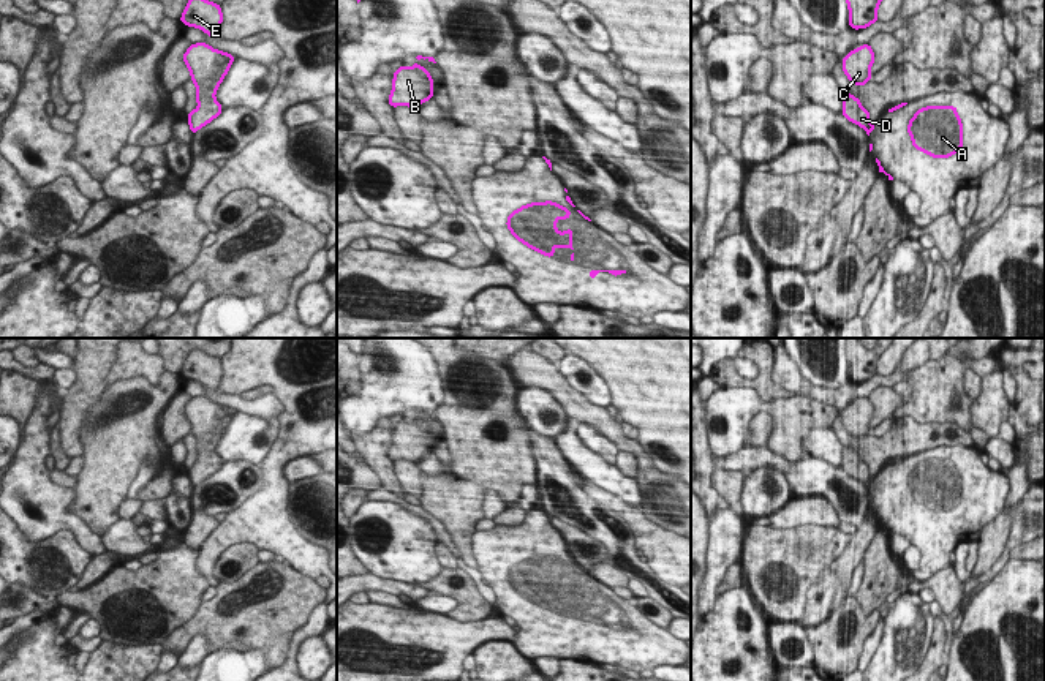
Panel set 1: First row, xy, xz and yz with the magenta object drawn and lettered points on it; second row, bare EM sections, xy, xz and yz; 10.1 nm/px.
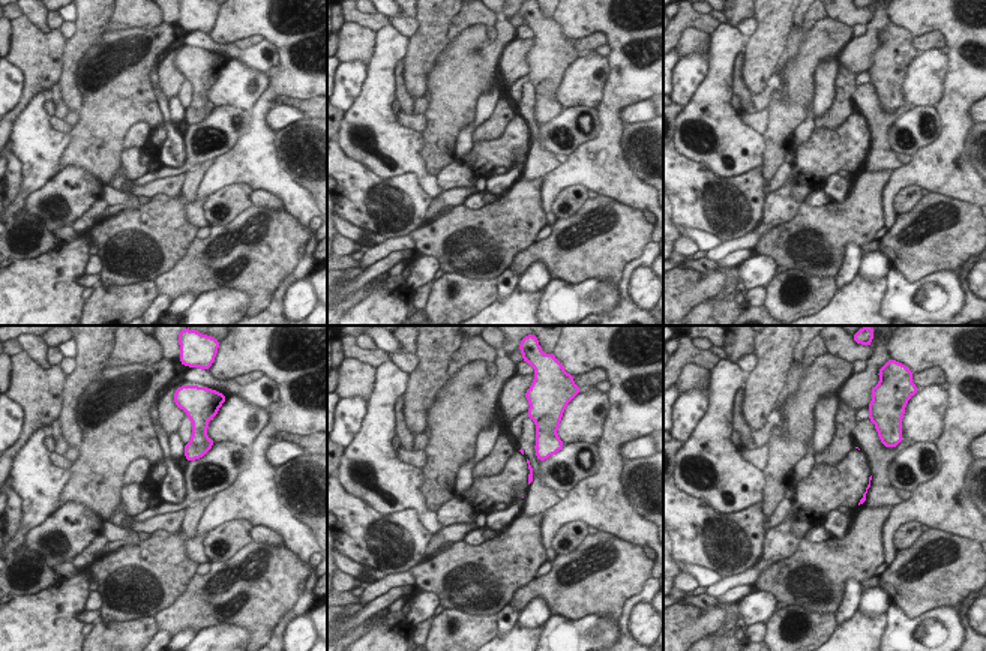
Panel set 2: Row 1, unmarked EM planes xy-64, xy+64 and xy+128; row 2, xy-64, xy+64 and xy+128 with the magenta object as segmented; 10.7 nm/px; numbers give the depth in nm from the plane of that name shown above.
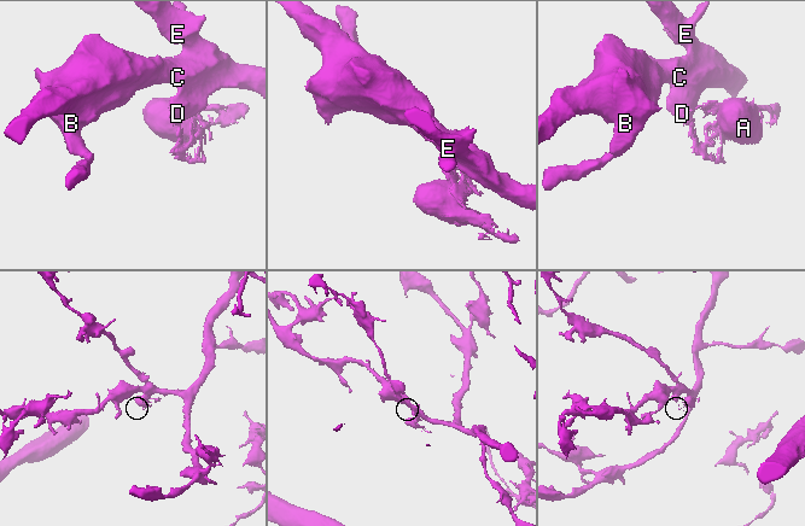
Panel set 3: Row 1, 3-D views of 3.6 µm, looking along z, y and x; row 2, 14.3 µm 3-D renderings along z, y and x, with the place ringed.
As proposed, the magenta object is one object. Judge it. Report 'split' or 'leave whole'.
split

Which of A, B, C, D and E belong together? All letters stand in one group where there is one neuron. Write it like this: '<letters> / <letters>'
A / B C D E

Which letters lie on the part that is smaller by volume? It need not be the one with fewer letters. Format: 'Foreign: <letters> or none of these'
Foreign: A.

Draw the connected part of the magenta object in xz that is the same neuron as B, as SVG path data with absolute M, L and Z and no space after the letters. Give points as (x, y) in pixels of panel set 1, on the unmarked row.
M417 417L411 422L400 420L394 427L392 446L387 452L392 461L409 460L416 461L433 452L433 433L430 427Z

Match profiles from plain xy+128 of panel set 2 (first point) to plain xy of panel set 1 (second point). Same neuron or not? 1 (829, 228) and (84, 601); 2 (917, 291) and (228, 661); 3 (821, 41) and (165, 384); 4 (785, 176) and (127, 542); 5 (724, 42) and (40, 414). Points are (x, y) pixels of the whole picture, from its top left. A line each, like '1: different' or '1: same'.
1: same
2: same
3: same
4: same
5: same

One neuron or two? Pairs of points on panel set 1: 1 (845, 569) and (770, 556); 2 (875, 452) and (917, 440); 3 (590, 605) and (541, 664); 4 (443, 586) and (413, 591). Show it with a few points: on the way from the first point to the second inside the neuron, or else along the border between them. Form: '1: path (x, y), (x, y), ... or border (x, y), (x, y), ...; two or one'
1: border (852, 534), (846, 549), (837, 558); two
2: path (886, 449), (906, 440); one
3: border (558, 658), (538, 656), (531, 661); two
4: border (414, 585), (427, 591); two

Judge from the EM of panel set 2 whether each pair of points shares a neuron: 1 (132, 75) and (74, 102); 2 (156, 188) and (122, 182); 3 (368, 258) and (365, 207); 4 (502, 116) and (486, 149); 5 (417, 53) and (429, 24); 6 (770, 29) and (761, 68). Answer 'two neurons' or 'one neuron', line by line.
1: two neurons
2: one neuron
3: two neurons
4: two neurons
5: one neuron
6: one neuron

